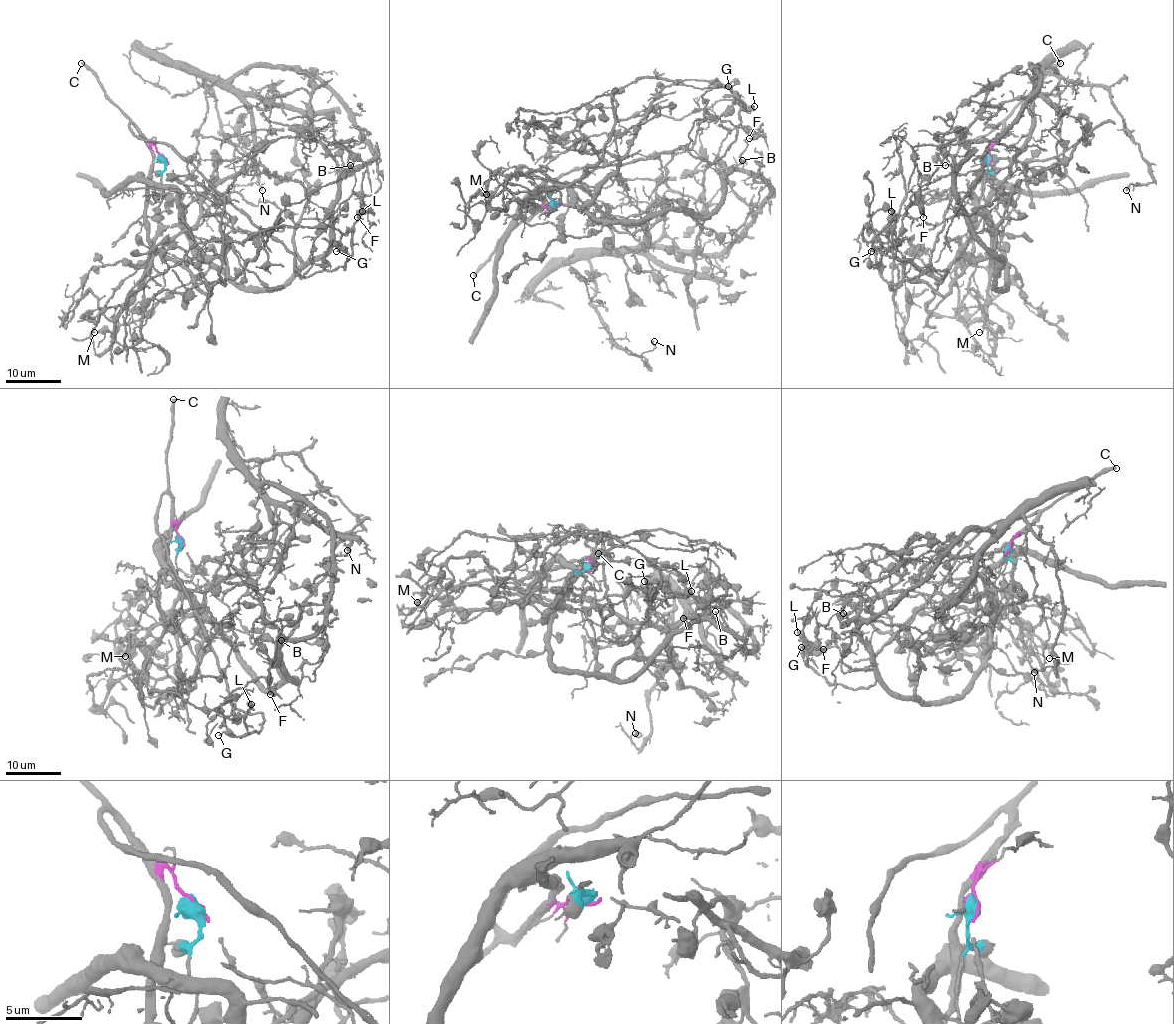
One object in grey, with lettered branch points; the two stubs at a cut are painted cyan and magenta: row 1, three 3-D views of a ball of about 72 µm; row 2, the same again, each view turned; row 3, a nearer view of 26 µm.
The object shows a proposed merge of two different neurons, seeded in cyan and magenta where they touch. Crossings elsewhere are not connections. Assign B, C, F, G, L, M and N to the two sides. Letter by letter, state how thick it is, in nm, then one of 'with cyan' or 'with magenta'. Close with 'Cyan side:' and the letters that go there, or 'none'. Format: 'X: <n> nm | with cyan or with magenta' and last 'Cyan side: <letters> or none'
B: 110 nm | with cyan
C: 400 nm | with magenta
F: 170 nm | with magenta
G: 170 nm | with magenta
L: 600 nm | with magenta
M: 130 nm | with magenta
N: 280 nm | with cyan
Cyan side: B, N

